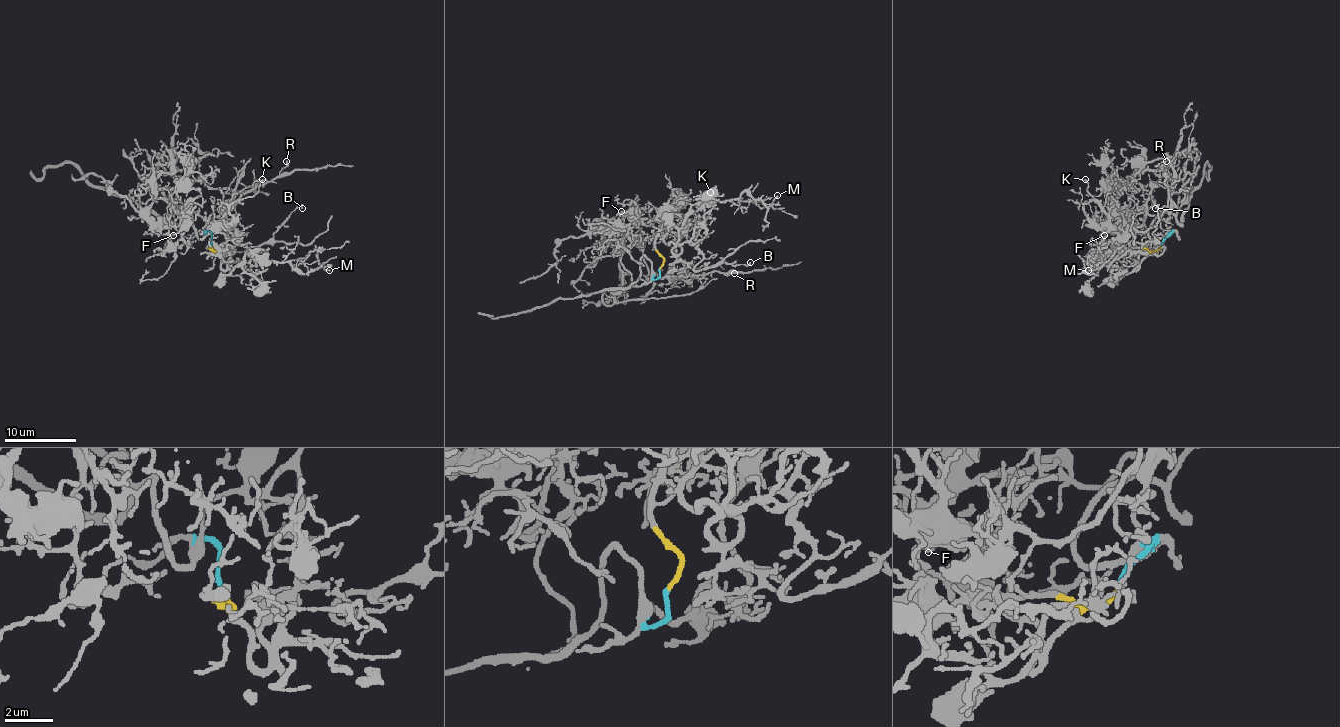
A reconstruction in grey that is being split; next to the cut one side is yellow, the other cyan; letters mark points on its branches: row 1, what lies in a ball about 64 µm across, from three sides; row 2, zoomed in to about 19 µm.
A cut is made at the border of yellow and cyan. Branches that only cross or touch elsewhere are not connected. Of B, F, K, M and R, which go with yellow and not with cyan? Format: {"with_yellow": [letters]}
{"with_yellow": ["B", "M"]}

